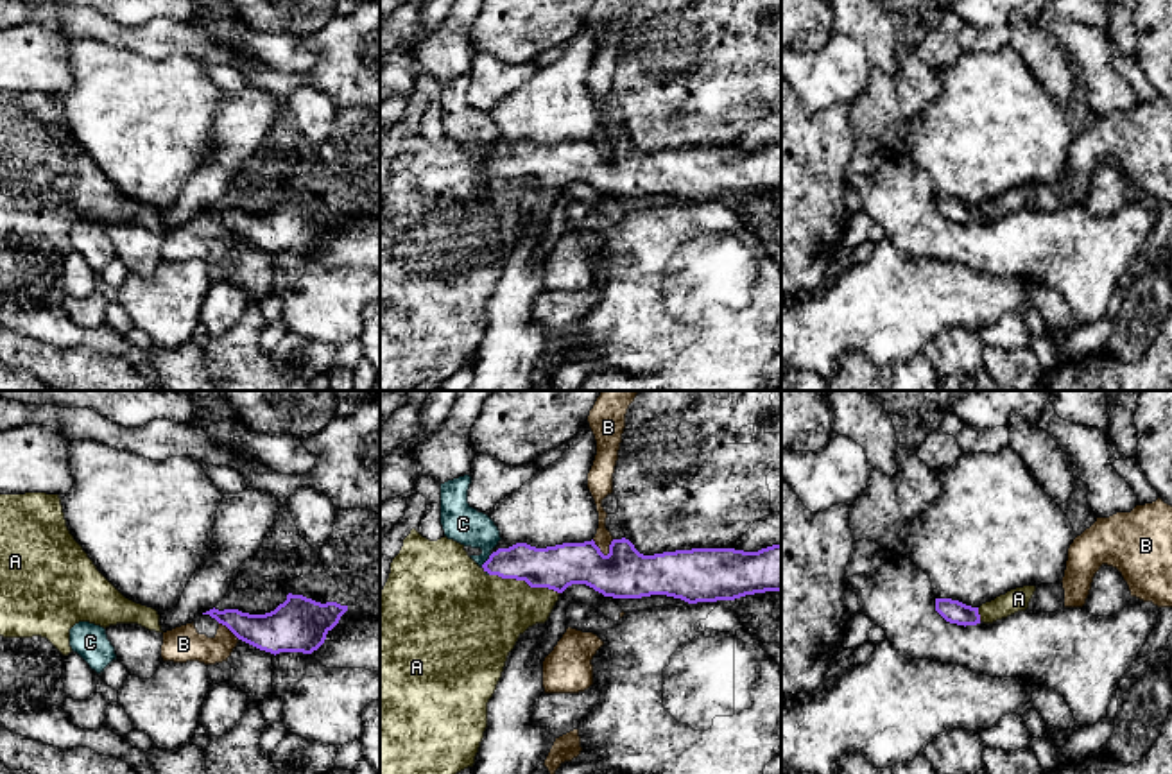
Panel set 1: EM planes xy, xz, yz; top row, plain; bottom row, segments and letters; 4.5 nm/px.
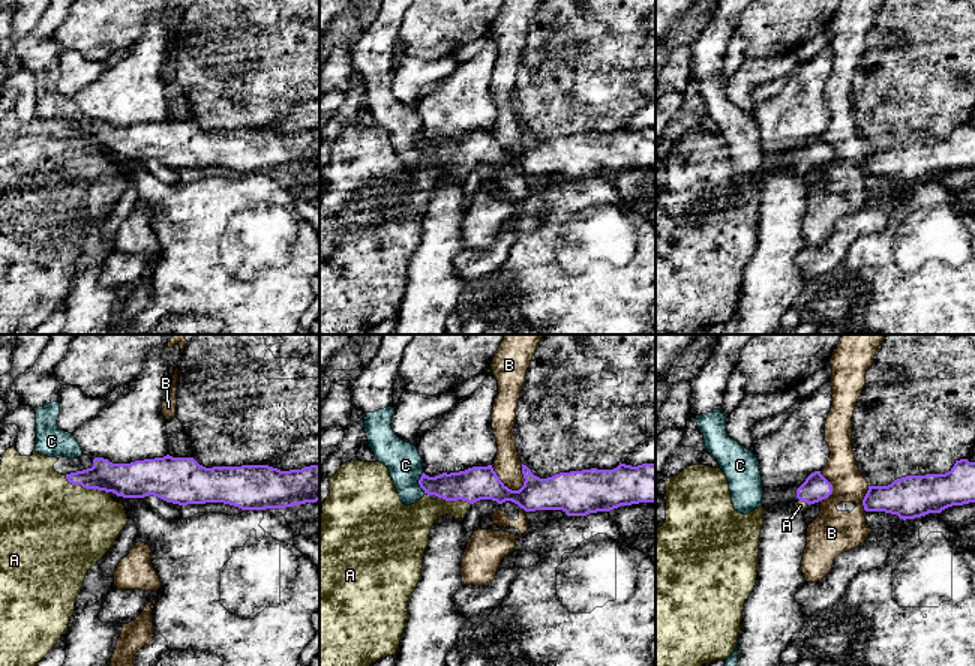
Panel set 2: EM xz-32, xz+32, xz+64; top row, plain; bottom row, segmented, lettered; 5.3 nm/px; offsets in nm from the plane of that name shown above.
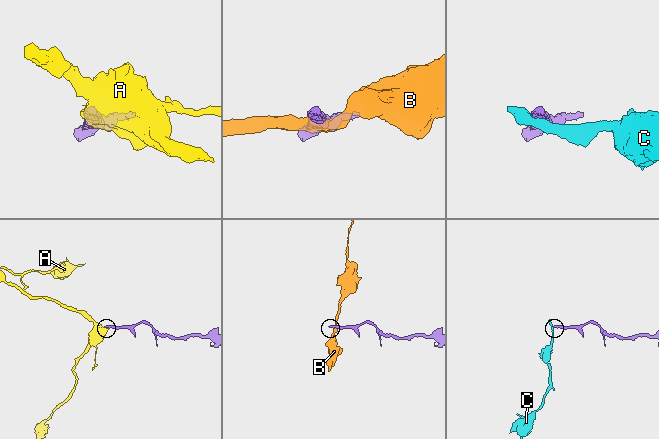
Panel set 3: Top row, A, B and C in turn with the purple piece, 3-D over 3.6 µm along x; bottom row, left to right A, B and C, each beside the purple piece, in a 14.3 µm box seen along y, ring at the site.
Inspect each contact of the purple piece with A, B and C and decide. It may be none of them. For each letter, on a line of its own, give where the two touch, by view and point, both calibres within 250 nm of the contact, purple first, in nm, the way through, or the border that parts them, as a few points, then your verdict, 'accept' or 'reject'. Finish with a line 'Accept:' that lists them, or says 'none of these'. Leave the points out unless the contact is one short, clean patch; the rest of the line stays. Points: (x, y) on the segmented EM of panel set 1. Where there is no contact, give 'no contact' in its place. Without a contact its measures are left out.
A: meets purple in xz at (525, 581); 190 nm thick on the purple side, 380 nm on the other; runs through xz (558, 567), (525, 581), (482, 617); accept
B: meets purple in xz at (599, 550); 220 nm thick on the purple side, 80 nm on the other; border along xz (592, 540), (604, 554), (610, 552); reject
C: meets purple in xz at (486, 561); 180 nm thick on the purple side, 170 nm on the other; border along xz (491, 554), (481, 567); reject
Accept: A

